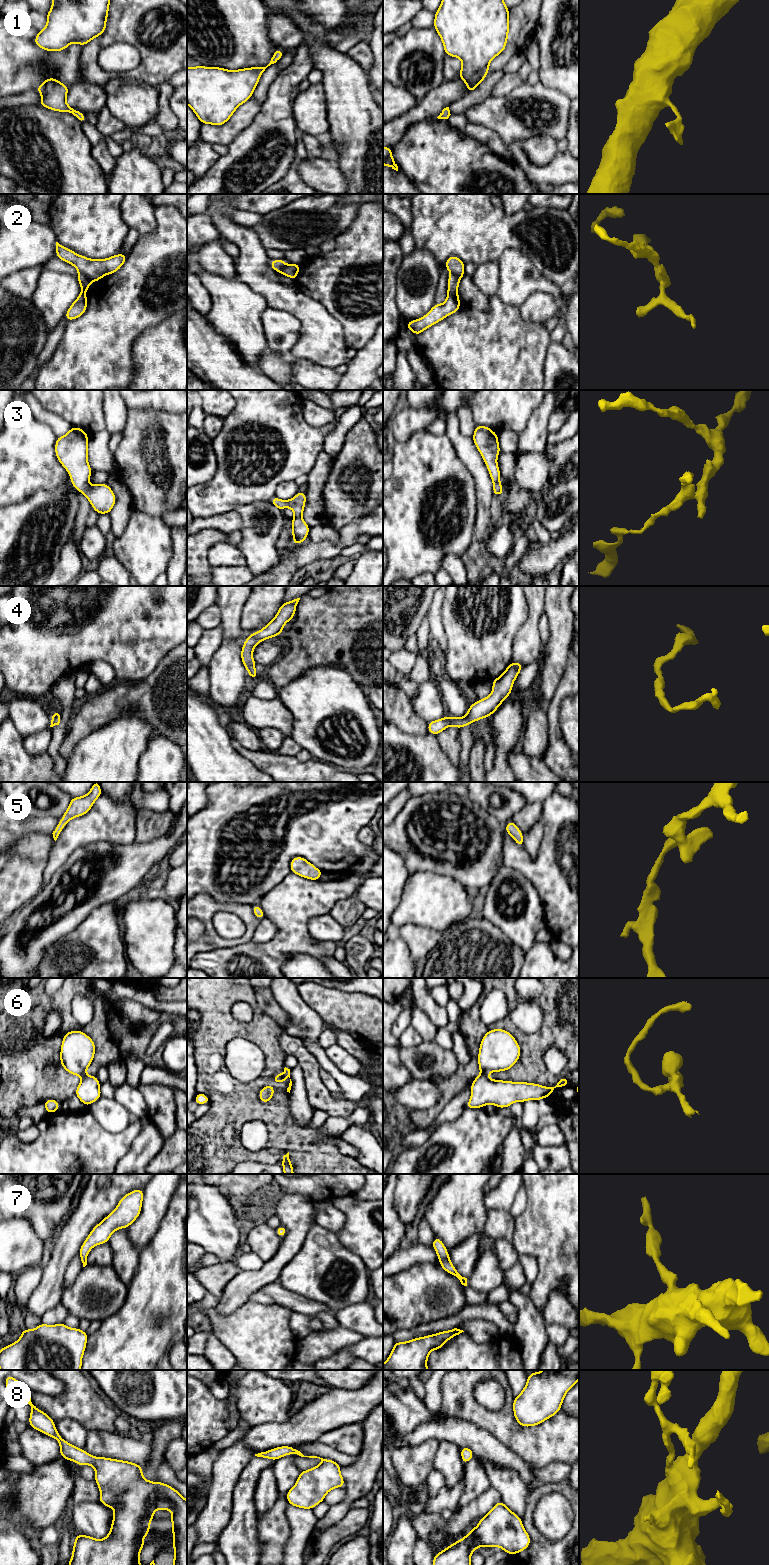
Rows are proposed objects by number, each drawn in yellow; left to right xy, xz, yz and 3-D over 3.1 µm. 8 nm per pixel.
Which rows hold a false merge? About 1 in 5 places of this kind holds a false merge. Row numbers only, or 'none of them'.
2

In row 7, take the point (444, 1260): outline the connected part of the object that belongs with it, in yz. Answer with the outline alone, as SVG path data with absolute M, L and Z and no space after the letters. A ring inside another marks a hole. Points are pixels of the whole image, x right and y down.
M434 1237L432 1247L435 1249L436 1254L439 1258L440 1266L449 1274L455 1276L462 1285L467 1286L467 1278L463 1277L453 1266L448 1250L446 1249L444 1243L438 1237Z

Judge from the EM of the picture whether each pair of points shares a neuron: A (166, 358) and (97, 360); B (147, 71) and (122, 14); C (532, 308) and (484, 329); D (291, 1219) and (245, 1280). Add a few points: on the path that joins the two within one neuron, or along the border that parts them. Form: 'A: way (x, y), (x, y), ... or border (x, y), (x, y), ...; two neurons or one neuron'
A: border (139, 336), (132, 345), (132, 379); two neurons
B: way (147, 57), (147, 52), (138, 42), (136, 28); one neuron
C: border (518, 307), (519, 314), (525, 321), (542, 322); two neurons
D: way (292, 1238), (291, 1245), (284, 1255), (264, 1275); one neuron

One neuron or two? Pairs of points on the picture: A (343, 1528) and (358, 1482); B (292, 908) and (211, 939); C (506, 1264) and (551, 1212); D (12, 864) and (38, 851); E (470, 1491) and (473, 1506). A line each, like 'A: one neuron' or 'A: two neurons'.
A: two neurons
B: two neurons
C: two neurons
D: one neuron
E: two neurons

